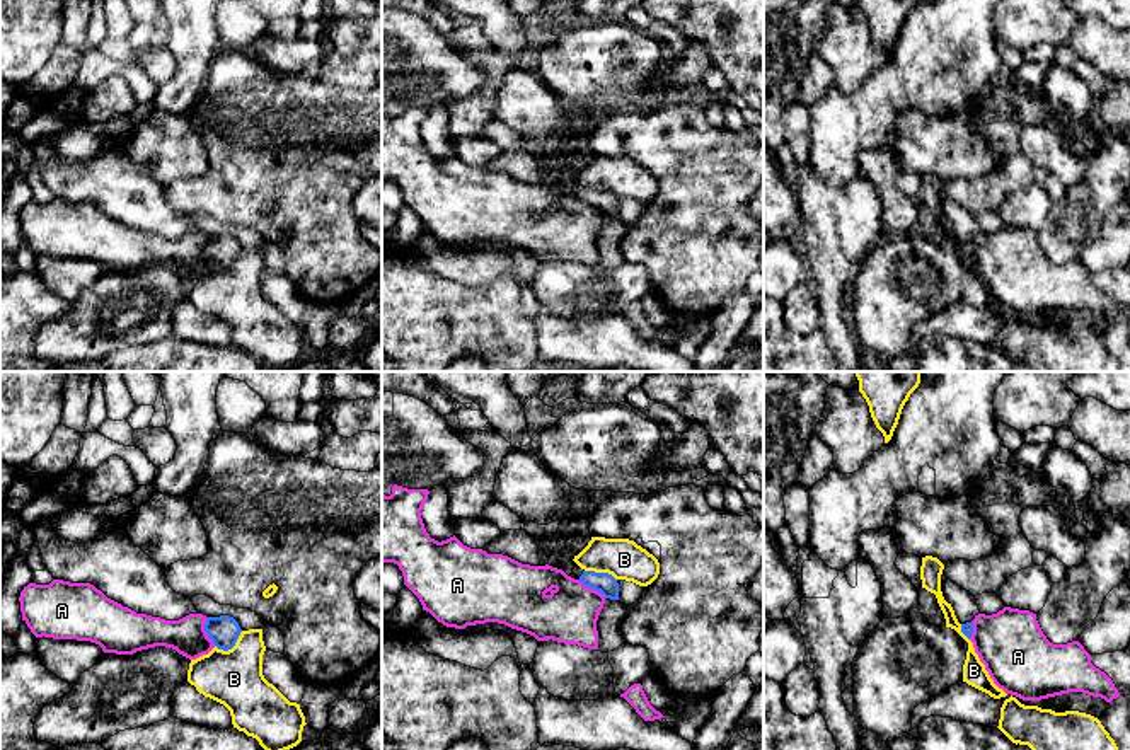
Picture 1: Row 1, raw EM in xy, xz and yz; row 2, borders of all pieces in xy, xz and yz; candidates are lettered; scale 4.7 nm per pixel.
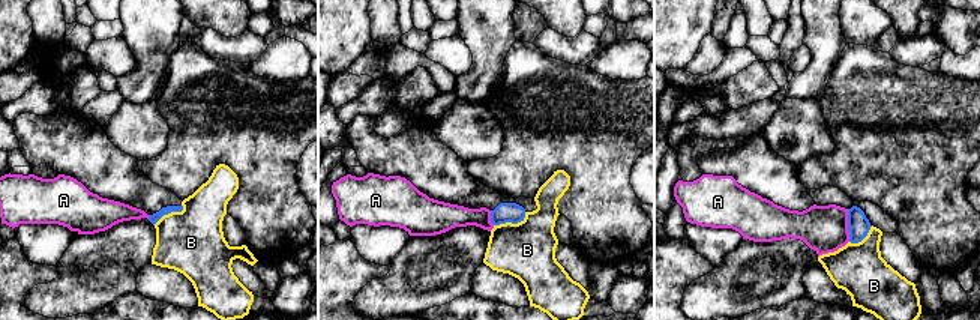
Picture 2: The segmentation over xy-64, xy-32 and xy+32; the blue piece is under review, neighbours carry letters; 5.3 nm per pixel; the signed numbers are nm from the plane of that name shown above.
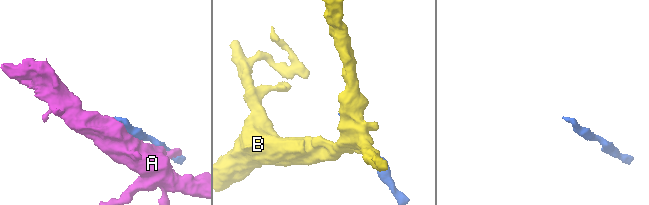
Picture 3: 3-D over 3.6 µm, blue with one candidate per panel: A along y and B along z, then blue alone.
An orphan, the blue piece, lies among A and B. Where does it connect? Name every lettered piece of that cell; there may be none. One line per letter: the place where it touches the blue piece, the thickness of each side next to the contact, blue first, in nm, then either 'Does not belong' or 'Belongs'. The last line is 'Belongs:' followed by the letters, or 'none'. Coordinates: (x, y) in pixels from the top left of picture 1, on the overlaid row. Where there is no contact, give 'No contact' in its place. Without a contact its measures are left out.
A: Touches blue at xy (205, 629). Thickness 150 nm (blue) against 170 nm. Does not belong
B: Touches blue at xy (230, 648). Thickness 150 nm (blue) against 260 nm. Does not belong
Belongs: none

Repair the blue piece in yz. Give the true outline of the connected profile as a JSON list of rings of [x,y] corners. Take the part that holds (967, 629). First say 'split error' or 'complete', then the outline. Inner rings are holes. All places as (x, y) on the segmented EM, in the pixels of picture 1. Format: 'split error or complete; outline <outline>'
split error; outline [[[941,574],[941,591],[944,600],[953,607],[961,632],[970,639],[973,634],[973,619],[980,614],[975,597]]]

